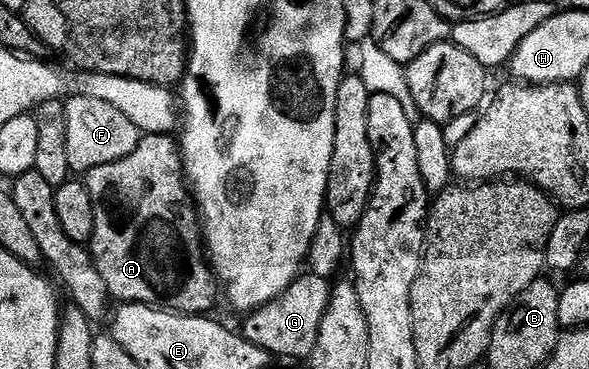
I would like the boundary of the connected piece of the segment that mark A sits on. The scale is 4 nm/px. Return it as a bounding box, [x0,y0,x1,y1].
[85,135,217,315]

